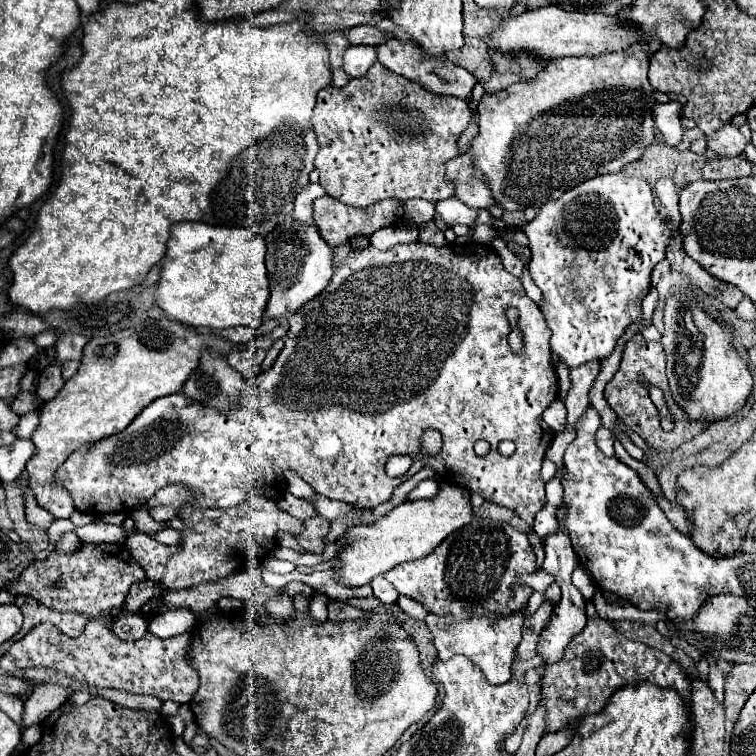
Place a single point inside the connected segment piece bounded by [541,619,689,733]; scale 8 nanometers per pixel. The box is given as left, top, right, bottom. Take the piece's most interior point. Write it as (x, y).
(598, 661)

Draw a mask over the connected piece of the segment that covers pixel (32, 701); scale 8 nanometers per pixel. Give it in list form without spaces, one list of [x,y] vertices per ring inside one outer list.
[[[41,683],[25,701],[25,711],[23,711],[23,727],[27,729],[31,725],[41,723],[51,711],[55,711],[63,701],[71,697],[71,691],[61,685],[49,685]]]

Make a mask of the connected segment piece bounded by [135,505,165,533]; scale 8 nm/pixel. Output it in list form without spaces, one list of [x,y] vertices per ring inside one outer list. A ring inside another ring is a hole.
[[[145,505],[141,509],[137,509],[135,513],[139,513],[139,525],[137,525],[137,529],[143,529],[143,533],[145,531],[147,533],[153,533],[153,531],[159,531],[159,529],[165,527],[163,523],[157,523],[155,519],[151,519],[151,515],[149,515],[149,511],[147,511]]]

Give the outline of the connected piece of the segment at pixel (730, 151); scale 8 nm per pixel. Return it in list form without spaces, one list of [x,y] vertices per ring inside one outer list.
[[[731,123],[723,125],[713,135],[705,135],[705,141],[707,141],[707,149],[715,151],[721,157],[741,155],[743,149],[745,149],[745,145],[747,145],[747,141],[743,139],[741,131],[735,125],[731,125]]]

